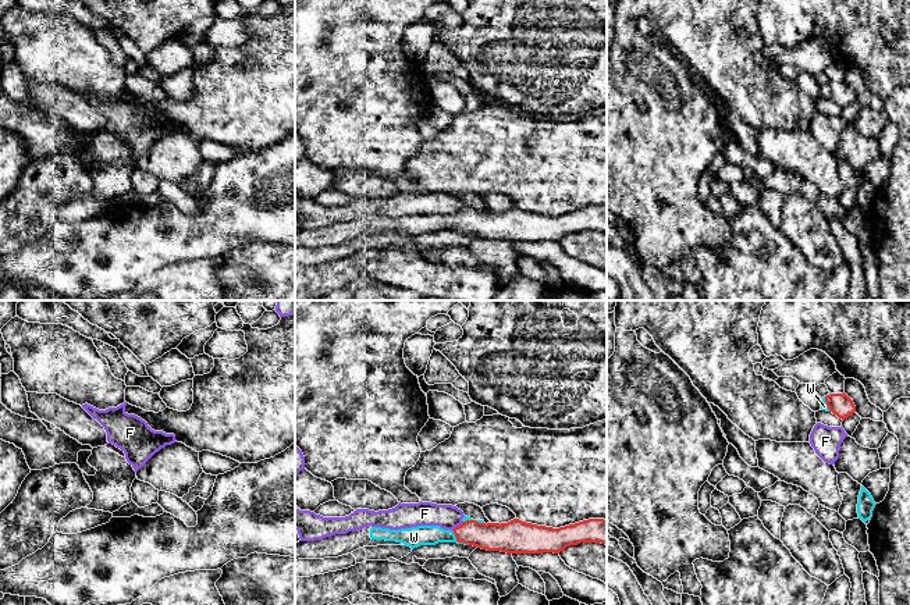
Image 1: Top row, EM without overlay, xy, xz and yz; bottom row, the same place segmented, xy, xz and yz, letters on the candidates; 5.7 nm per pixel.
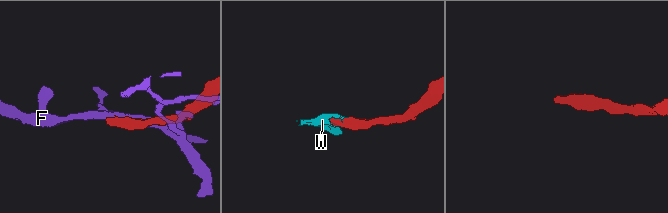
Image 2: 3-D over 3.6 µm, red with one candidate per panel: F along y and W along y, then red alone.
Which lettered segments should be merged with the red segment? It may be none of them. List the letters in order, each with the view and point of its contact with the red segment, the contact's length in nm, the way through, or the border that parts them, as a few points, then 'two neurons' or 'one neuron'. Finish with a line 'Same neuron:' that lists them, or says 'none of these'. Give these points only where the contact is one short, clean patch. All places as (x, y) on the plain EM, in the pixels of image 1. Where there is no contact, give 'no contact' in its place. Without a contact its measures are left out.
F: meets red in xz at (458, 214); contact 80 nm long; two neurons
W: meets red in xz at (458, 230); contact 130 nm long; runs through xz (501, 226), (458, 230), (452, 224), (415, 226); one neuron
Same neuron: W

